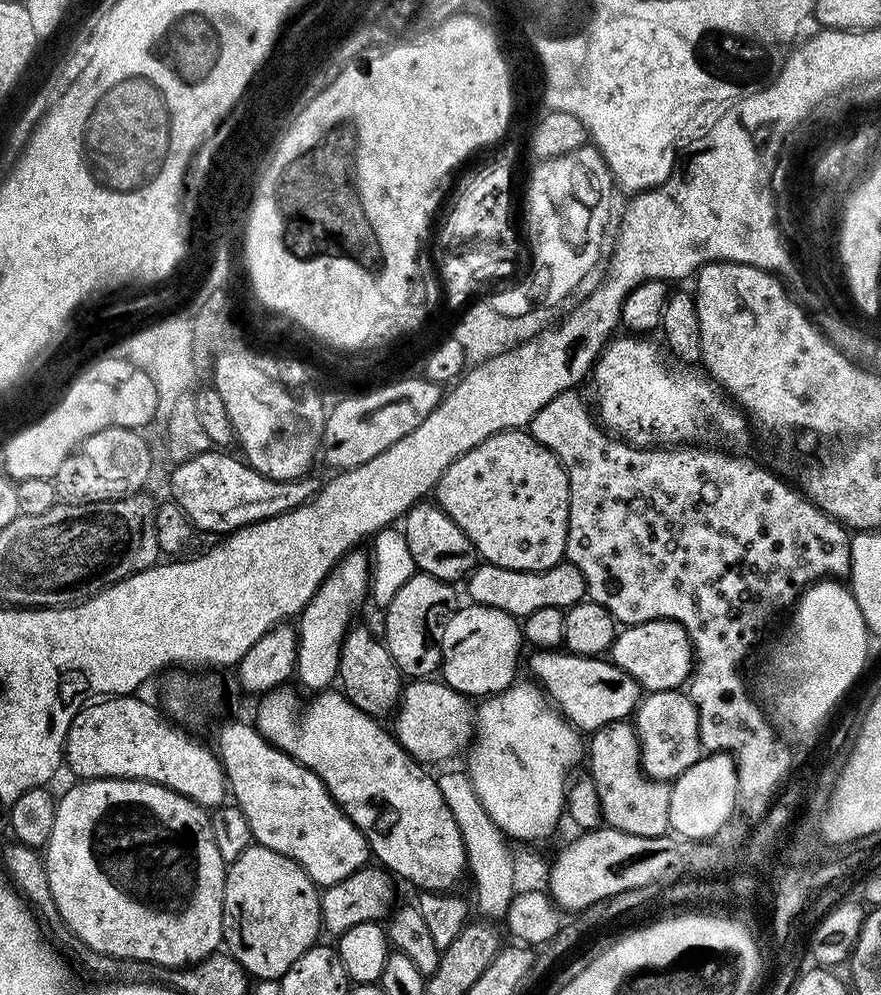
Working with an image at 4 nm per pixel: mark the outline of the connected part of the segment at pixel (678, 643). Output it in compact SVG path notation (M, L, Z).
M651 620L621 627L612 643L610 659L613 664L626 670L630 678L637 680L645 693L683 689L694 667L694 653L688 632L672 620Z

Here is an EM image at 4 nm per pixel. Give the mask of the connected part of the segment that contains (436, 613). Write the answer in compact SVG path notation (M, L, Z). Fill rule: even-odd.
M416 572L385 607L384 641L401 675L412 680L427 679L439 671L443 660L439 639L434 630L444 626L455 607L454 592L451 588L453 587L447 581Z

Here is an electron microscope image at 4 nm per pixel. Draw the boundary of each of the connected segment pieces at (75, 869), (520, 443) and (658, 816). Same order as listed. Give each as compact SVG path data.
M148 780L76 782L64 796L56 800L54 830L50 830L50 838L42 859L44 868L48 872L50 890L53 892L54 902L61 917L69 931L81 939L86 947L92 947L104 955L117 956L120 959L138 959L142 962L161 964L162 967L171 969L197 964L221 947L224 938L222 898L224 897L226 862L222 854L218 854L218 842L214 842L209 813L190 798L178 794L173 788L151 784Z
M531 431L499 432L450 462L435 486L434 500L441 511L464 531L466 538L470 538L481 561L510 570L541 572L565 559L570 510L566 470L549 448L533 438Z
M619 720L618 722L610 722L606 726L602 726L597 732L591 733L589 742L586 744L586 760L588 756L588 764L592 769L590 769L590 775L594 786L598 790L598 802L600 803L600 814L603 823L609 828L617 828L622 830L626 834L634 834L635 836L645 836L646 838L654 838L655 836L665 835L669 831L668 819L669 819L669 807L670 807L670 787L665 781L662 780L649 780L648 775L644 773L644 768L640 765L640 740L636 736L635 727L628 720Z

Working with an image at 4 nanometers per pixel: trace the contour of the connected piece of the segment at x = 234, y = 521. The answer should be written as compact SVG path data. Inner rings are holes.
M218 450L198 453L172 469L173 501L195 531L212 532L217 536L286 513L307 500L315 499L324 485L313 474L294 480L272 480L249 467L243 459L226 456Z

